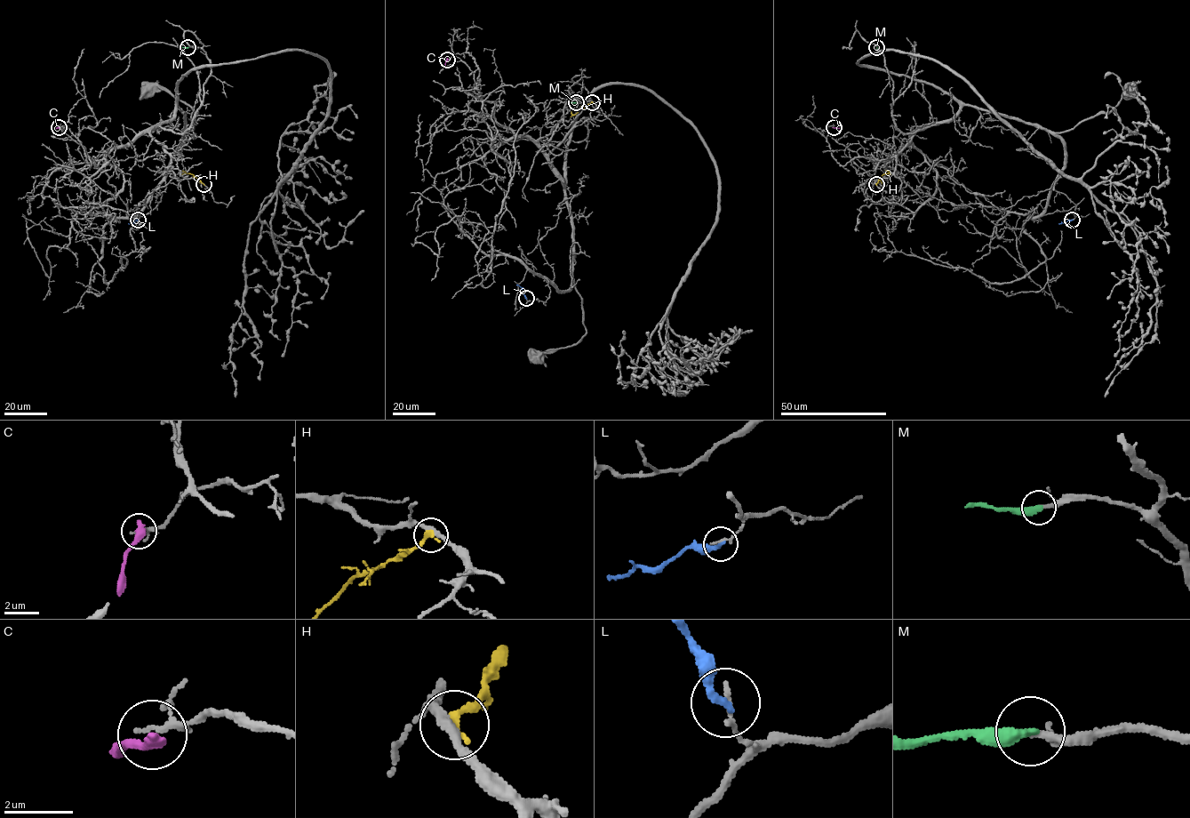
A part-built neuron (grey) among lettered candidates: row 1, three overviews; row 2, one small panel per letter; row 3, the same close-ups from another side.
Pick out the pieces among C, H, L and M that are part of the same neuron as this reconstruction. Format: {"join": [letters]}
{"join": ["M"]}

